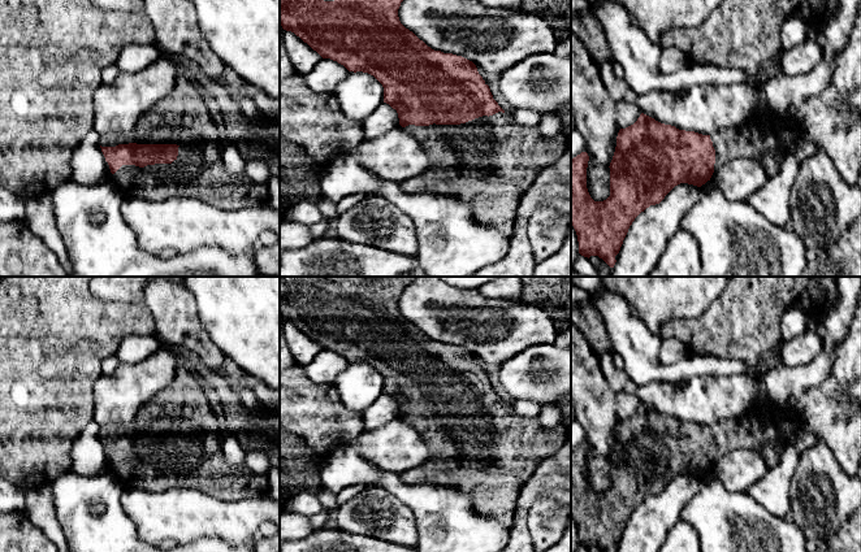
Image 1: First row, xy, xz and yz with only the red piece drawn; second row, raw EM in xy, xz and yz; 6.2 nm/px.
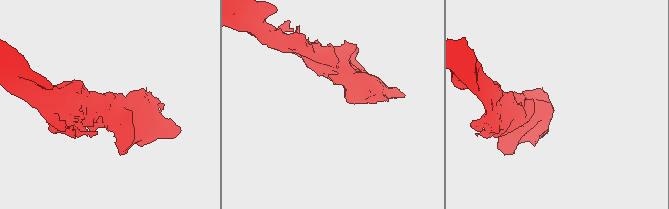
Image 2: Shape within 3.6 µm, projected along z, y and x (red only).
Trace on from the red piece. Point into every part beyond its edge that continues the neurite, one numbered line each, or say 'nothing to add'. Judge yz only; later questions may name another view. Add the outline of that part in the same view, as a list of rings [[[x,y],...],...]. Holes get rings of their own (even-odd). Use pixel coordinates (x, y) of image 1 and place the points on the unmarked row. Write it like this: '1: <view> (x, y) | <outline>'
1: yz (779, 426) | [[[757,399],[749,413],[710,426],[715,440],[714,458],[749,448],[761,455],[769,469],[778,462],[797,429],[801,429],[801,421],[795,408],[780,409]],[[753,418],[763,425],[761,430],[752,430]]]

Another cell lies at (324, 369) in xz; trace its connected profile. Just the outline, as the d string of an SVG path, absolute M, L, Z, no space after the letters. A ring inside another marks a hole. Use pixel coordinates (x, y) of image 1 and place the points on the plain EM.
M321 349L308 364L300 365L308 379L320 384L334 384L338 374L343 371L349 361L330 349Z

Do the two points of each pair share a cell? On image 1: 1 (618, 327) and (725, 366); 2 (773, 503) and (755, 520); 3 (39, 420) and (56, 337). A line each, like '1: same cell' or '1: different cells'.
1: same cell
2: different cells
3: same cell

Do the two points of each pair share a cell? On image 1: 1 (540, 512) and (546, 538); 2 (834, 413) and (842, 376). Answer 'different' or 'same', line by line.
1: same
2: same

